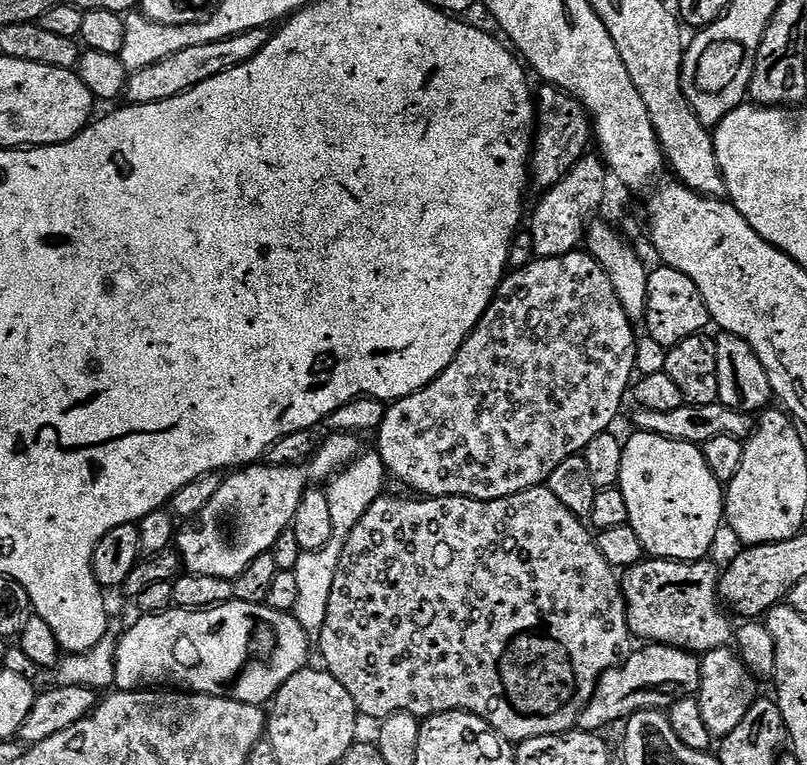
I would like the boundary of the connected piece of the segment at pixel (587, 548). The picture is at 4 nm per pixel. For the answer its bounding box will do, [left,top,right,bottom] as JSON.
[318,486,630,742]

